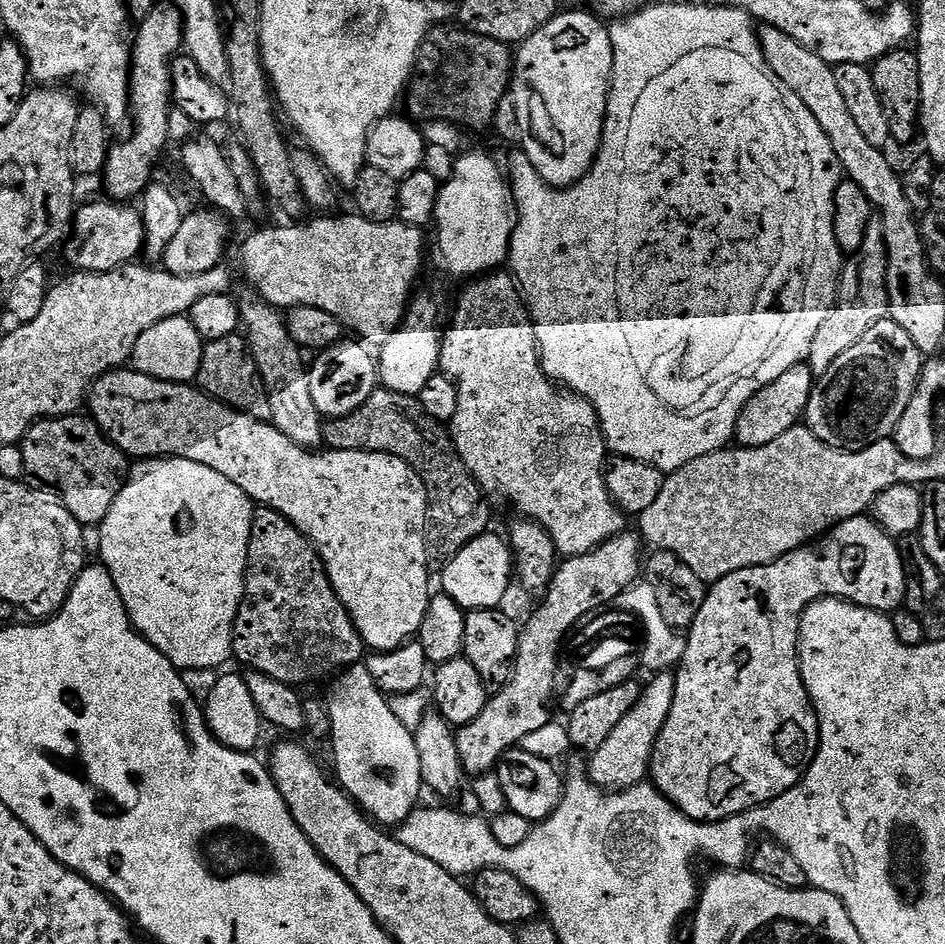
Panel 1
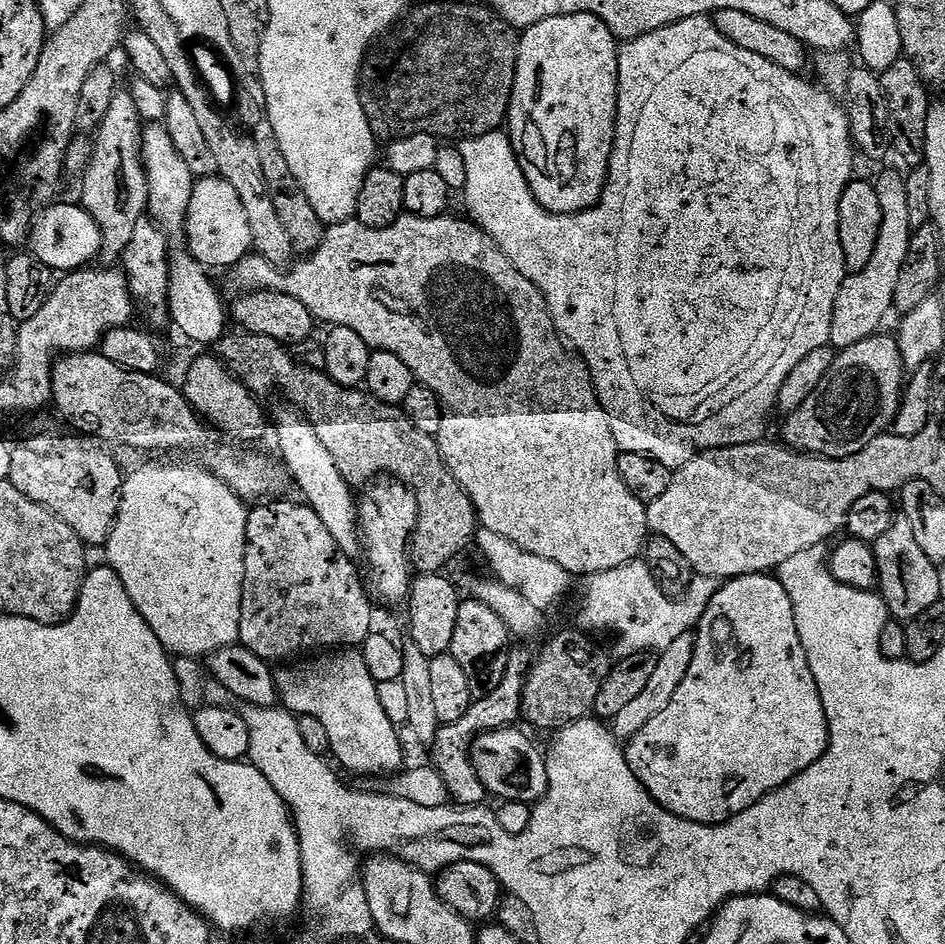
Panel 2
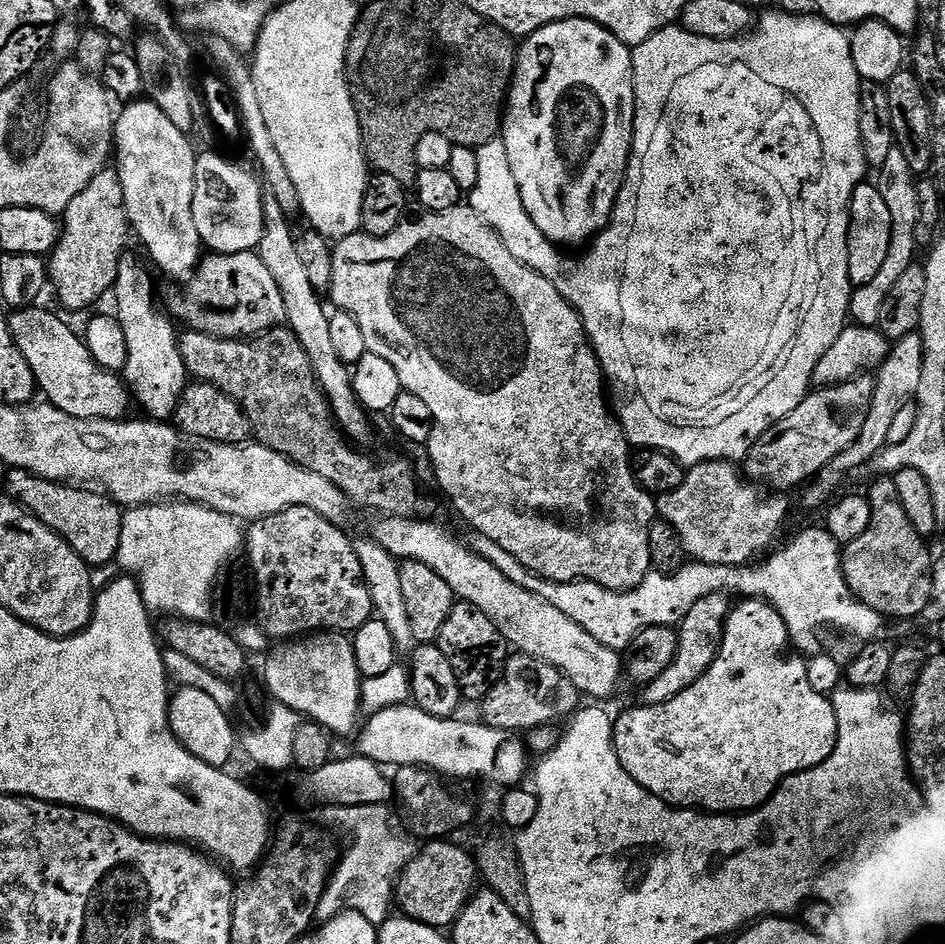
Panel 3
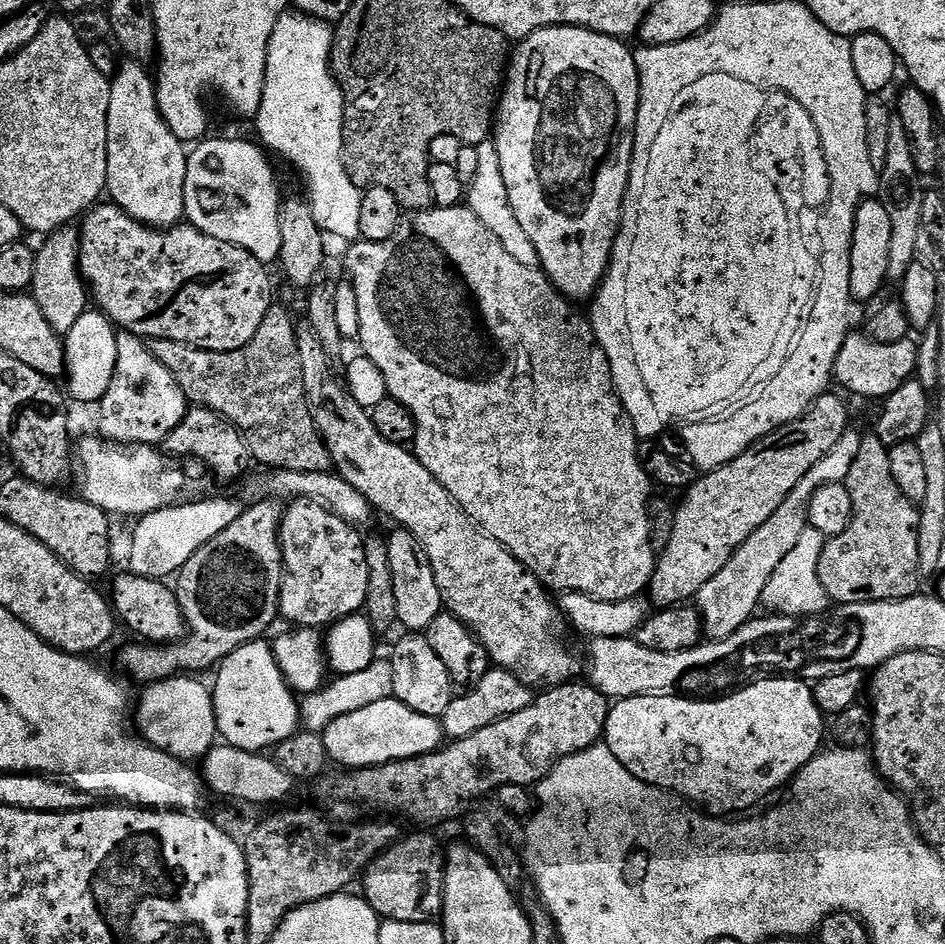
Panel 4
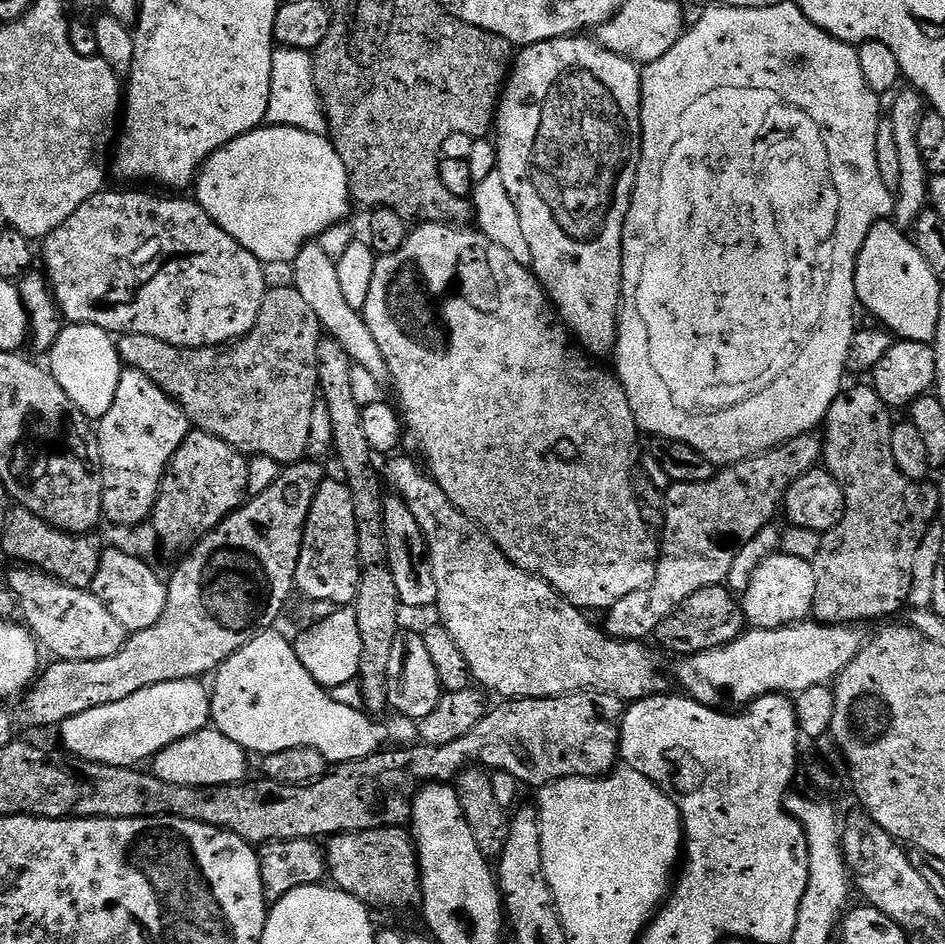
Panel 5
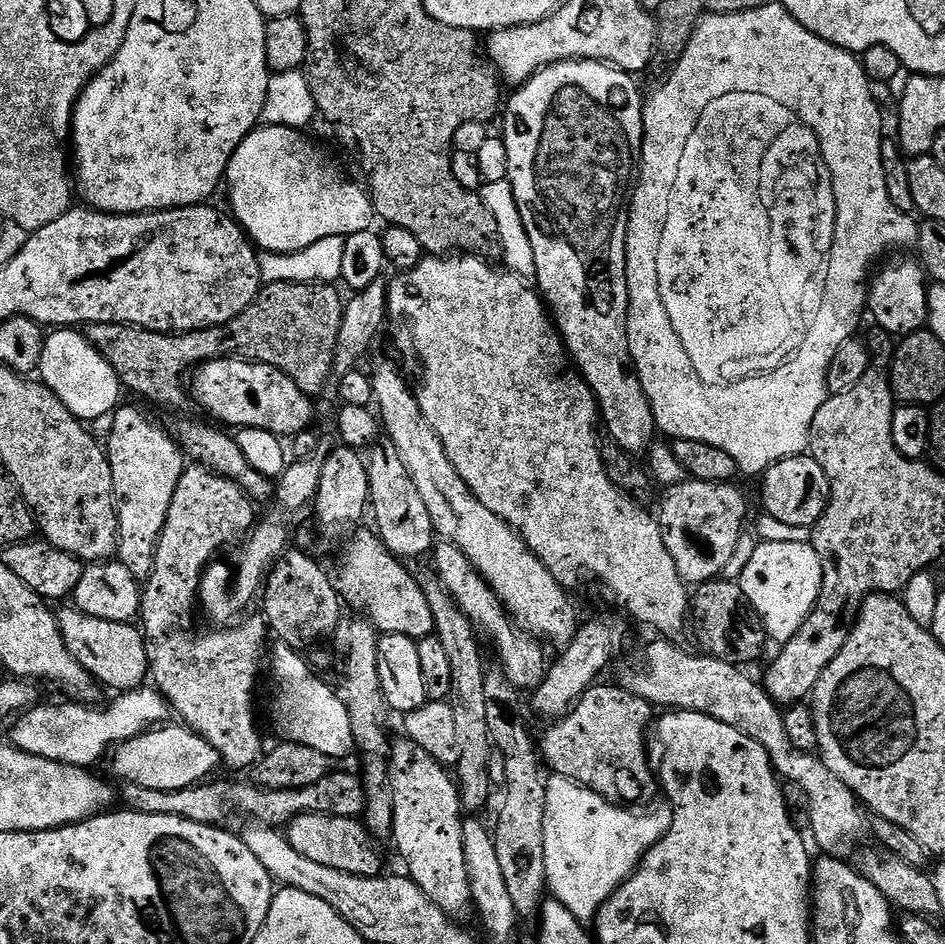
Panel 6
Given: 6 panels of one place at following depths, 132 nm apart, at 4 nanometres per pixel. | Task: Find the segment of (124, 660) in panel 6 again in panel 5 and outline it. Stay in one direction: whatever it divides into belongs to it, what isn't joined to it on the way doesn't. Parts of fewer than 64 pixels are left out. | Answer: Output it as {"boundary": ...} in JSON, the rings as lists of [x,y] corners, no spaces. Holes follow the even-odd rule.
{"boundary":[[[27,566],[13,567],[13,572],[6,577],[9,592],[14,597],[15,607],[18,612],[24,615],[23,623],[29,632],[45,649],[49,648],[51,654],[58,660],[97,660],[98,658],[110,658],[122,650],[122,646],[127,642],[130,633],[102,606],[102,602],[94,593],[86,588],[75,588],[69,584],[63,584],[61,580],[56,580],[53,576],[48,576],[39,568]]]}

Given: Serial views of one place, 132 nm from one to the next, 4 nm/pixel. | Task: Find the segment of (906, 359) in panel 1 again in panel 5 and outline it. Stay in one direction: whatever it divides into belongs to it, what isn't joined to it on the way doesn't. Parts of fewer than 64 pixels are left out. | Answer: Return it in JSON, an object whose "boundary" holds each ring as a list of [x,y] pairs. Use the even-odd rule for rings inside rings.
{"boundary":[[[807,432],[805,436],[779,444],[760,456],[752,456],[737,464],[721,467],[716,476],[710,478],[710,482],[672,484],[666,492],[666,522],[662,529],[664,541],[661,539],[658,544],[659,556],[655,561],[656,573],[652,583],[641,592],[631,592],[626,594],[626,598],[614,602],[614,606],[607,609],[605,616],[608,617],[602,621],[604,631],[616,640],[647,641],[655,637],[658,626],[662,626],[662,622],[670,618],[670,614],[674,614],[674,610],[682,602],[686,602],[690,594],[698,594],[698,590],[715,584],[724,584],[730,574],[730,566],[734,566],[738,545],[750,542],[750,538],[754,538],[758,530],[777,519],[776,512],[778,516],[789,486],[802,478],[802,474],[817,467],[821,460],[821,437],[816,432]]]}

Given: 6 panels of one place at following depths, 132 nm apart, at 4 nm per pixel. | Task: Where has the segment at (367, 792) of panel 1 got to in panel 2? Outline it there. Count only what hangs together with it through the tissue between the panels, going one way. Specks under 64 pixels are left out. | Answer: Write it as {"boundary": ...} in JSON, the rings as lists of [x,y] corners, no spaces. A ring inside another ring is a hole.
{"boundary":[[[346,648],[317,656],[320,656],[317,660],[308,660],[305,664],[293,663],[275,669],[281,705],[293,715],[317,718],[326,727],[331,755],[334,754],[346,769],[360,776],[384,777],[401,771],[400,732],[382,708],[378,683],[371,676],[363,655],[356,648]]]}

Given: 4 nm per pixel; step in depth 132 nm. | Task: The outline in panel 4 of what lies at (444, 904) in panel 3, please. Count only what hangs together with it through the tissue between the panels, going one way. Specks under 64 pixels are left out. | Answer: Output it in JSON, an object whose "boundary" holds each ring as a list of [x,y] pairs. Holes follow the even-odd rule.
{"boundary":[[[431,831],[417,832],[417,836],[405,835],[397,840],[362,873],[362,895],[381,921],[431,924],[444,911],[445,849],[428,833]]]}

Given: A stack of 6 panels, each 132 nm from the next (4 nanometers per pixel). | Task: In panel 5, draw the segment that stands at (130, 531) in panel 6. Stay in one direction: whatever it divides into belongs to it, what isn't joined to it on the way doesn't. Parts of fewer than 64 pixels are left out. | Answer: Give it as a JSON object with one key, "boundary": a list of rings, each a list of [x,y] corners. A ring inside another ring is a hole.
{"boundary":[[[125,367],[121,371],[118,378],[118,394],[114,394],[114,406],[110,406],[110,410],[106,410],[106,414],[98,420],[100,453],[104,467],[102,506],[104,507],[104,520],[107,523],[110,522],[109,525],[134,527],[151,517],[168,463],[172,461],[174,454],[188,437],[189,431],[188,415],[146,374],[142,374],[142,370]]]}

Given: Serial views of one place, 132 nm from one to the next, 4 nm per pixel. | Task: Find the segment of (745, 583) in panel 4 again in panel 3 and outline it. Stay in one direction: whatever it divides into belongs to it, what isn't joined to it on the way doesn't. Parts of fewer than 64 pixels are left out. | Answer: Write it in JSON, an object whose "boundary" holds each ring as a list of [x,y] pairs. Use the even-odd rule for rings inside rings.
{"boundary":[[[913,334],[895,341],[889,347],[888,356],[884,359],[884,363],[875,369],[874,379],[876,382],[874,398],[870,402],[870,412],[866,414],[866,422],[862,425],[862,432],[858,434],[858,438],[849,448],[842,450],[838,454],[838,458],[834,458],[831,465],[807,485],[809,488],[804,494],[806,503],[822,503],[821,505],[823,505],[833,495],[831,492],[839,486],[840,475],[843,472],[852,472],[855,468],[862,467],[863,464],[864,467],[869,465],[873,457],[886,447],[890,425],[894,423],[894,418],[898,414],[898,410],[902,410],[902,406],[915,401],[918,381],[922,379],[922,338],[920,335]],[[715,592],[706,598],[696,602],[690,608],[686,617],[677,625],[678,647],[675,651],[674,660],[654,682],[650,682],[643,689],[643,703],[661,704],[670,702],[682,690],[686,690],[691,684],[696,684],[702,674],[706,674],[709,665],[716,661],[716,655],[720,652],[720,643],[724,637],[724,620],[730,611],[729,597],[722,592]]]}

